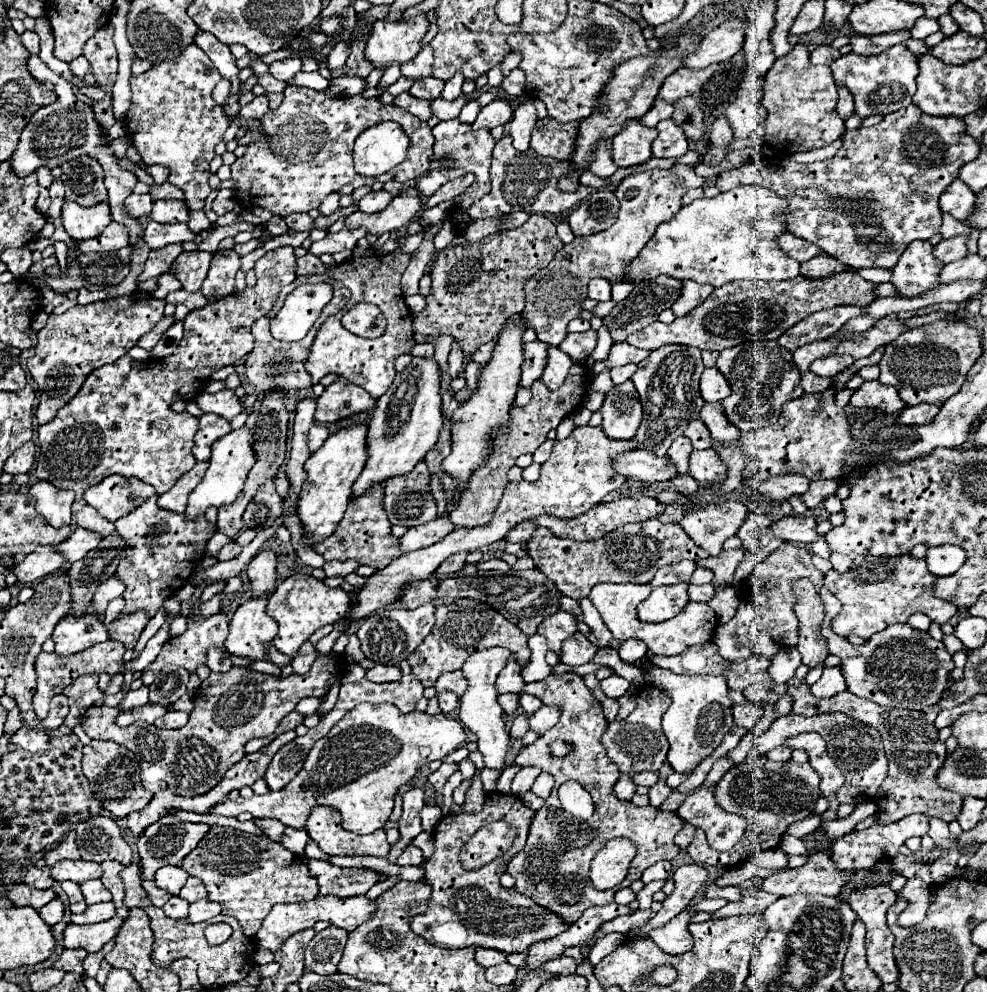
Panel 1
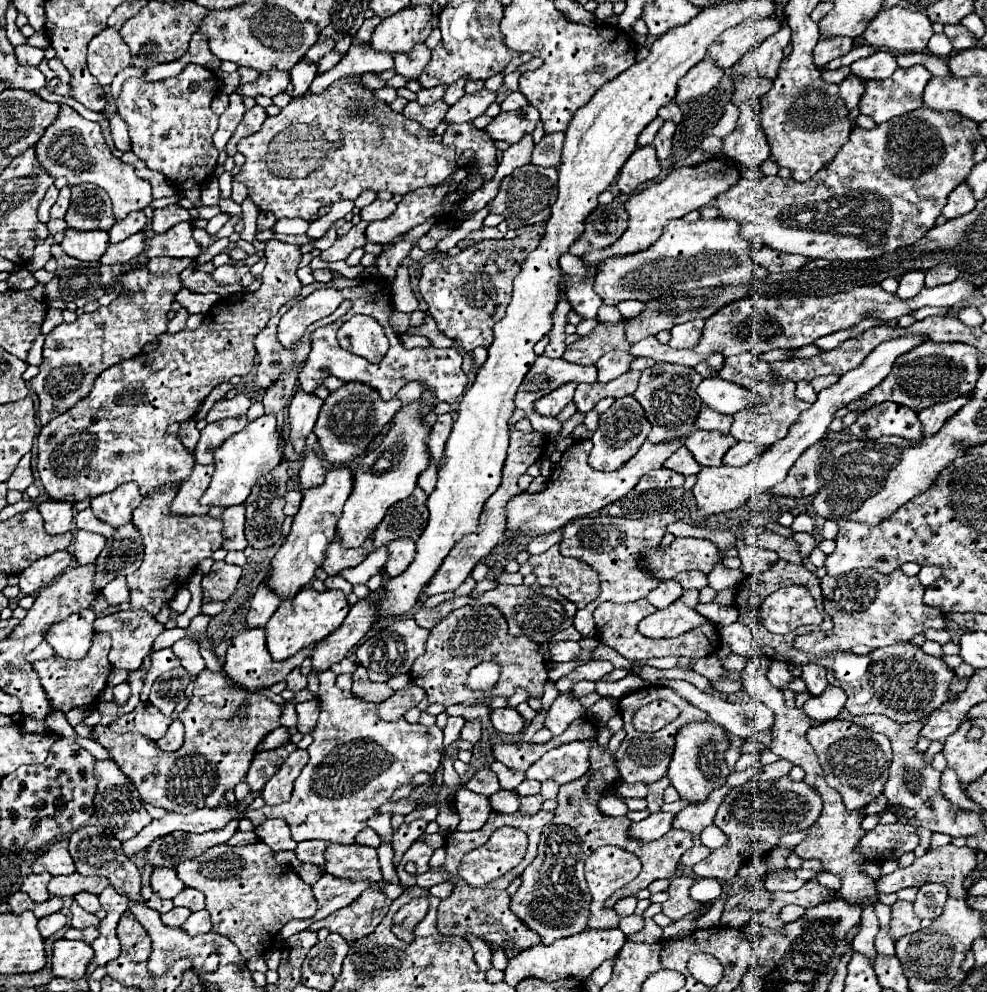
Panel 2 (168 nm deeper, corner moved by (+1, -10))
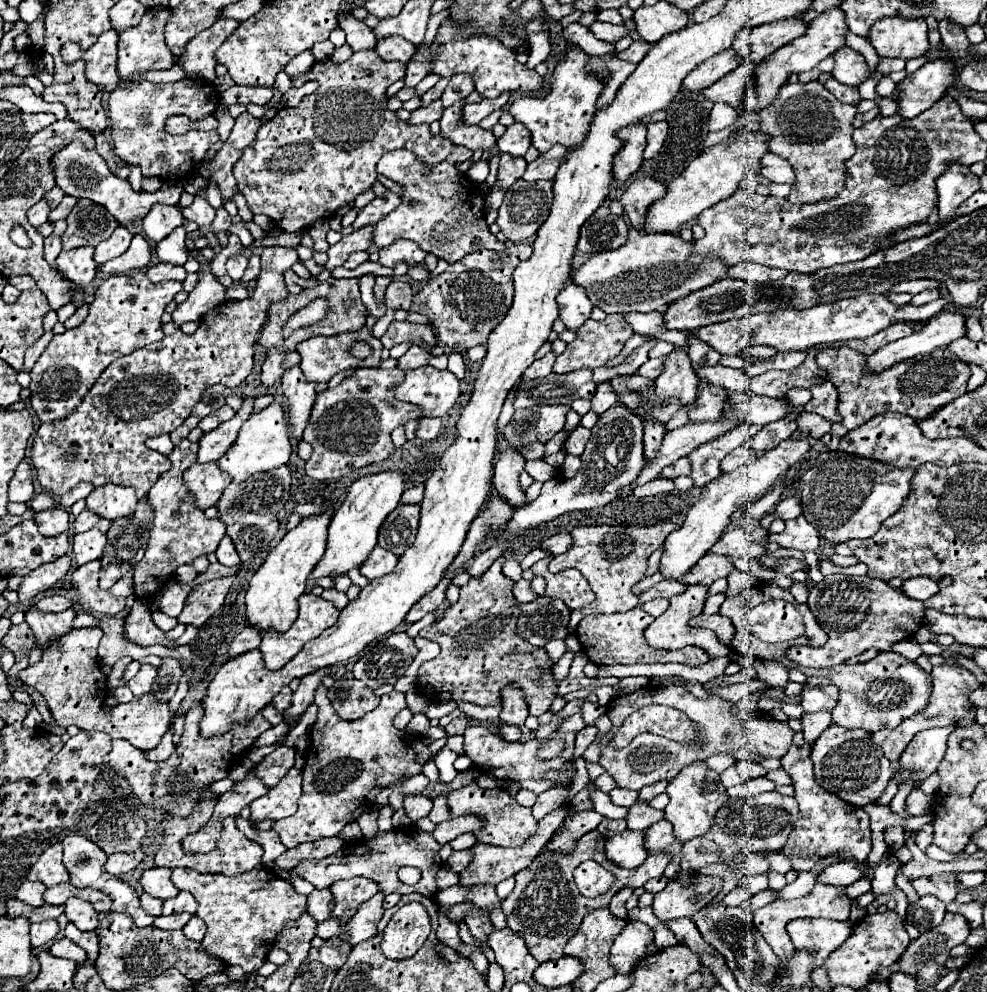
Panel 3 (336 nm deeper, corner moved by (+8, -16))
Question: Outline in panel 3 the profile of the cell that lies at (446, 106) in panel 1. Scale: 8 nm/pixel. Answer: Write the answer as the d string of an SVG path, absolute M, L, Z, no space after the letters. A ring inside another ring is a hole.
M501 94L501 96L493 98L493 100L483 98L483 100L477 102L477 104L465 104L465 108L461 110L461 122L469 124L469 126L475 126L475 124L479 124L485 116L489 116L491 112L503 108L507 102L509 102L509 94Z

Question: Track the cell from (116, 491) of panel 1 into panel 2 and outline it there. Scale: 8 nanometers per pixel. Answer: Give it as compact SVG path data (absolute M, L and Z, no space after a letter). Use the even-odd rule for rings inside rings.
M128 482L108 494L94 496L92 510L94 510L96 518L118 528L118 526L128 524L128 520L132 520L132 512L140 502L142 502L142 496L138 492L136 482Z

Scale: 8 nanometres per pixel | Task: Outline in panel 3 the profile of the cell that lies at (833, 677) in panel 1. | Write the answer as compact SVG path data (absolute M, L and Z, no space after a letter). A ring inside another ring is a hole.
M813 712L813 714L803 714L801 718L801 724L803 724L803 734L805 734L805 740L807 744L811 746L819 734L831 726L831 712Z

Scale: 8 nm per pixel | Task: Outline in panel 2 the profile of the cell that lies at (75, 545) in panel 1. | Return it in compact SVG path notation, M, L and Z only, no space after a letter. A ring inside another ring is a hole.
M78 530L76 536L74 536L76 562L82 564L82 566L94 564L104 546L106 546L106 538L104 536L94 534L94 532L86 532L86 530Z

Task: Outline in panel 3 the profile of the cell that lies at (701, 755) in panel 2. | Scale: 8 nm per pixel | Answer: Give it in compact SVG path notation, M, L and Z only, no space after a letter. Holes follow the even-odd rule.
M703 760L685 766L679 772L679 776L669 782L667 794L671 800L665 808L665 818L673 824L673 832L681 842L687 842L695 836L705 834L709 830L709 826L713 824L717 810L729 800L725 786L719 780L719 772L707 768L707 764Z

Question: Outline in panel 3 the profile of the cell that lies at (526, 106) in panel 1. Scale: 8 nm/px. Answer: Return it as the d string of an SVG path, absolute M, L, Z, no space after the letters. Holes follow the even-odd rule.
M501 154L501 162L499 162L499 174L497 174L497 186L501 190L507 190L515 180L519 180L525 172L525 158L513 158L509 154Z

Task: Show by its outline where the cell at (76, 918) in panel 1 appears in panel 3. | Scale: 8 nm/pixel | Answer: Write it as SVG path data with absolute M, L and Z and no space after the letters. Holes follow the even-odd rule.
M59 938L59 940L51 946L49 952L51 952L53 956L59 956L59 958L71 958L71 960L75 960L77 964L83 964L85 958L87 958L87 952L85 952L81 946L77 946L75 942L71 942L69 938Z

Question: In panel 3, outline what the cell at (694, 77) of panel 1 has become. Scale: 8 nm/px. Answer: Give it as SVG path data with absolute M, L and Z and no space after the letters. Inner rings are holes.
M725 50L721 54L715 54L713 58L699 64L693 72L689 72L683 80L683 88L687 92L701 92L707 86L715 84L719 78L723 78L727 72L731 72L737 64L741 64L739 58L731 50Z

